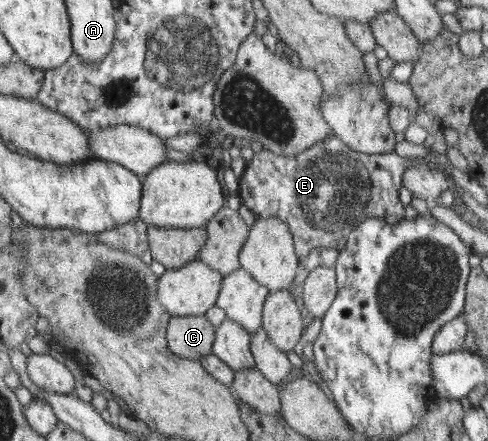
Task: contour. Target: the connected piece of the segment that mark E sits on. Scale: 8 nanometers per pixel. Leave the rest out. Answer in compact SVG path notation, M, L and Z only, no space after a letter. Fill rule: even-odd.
M331 135L327 139L321 141L314 148L310 148L308 151L301 153L300 155L293 155L293 157L285 157L285 155L275 154L273 151L264 148L259 153L253 155L252 160L248 163L247 169L242 177L239 179L239 196L242 203L255 214L256 217L261 219L266 218L279 218L290 227L294 235L294 241L296 242L296 252L301 259L305 259L309 253L315 248L337 248L339 251L344 250L348 244L349 236L355 231L358 225L364 223L365 220L372 218L384 218L387 215L396 215L399 220L403 220L405 213L403 212L403 203L399 199L399 189L404 186L405 172L411 167L411 159L407 157L401 157L397 153L389 152L385 154L373 154L359 153L359 151L351 149L347 143L345 143L337 135Z

